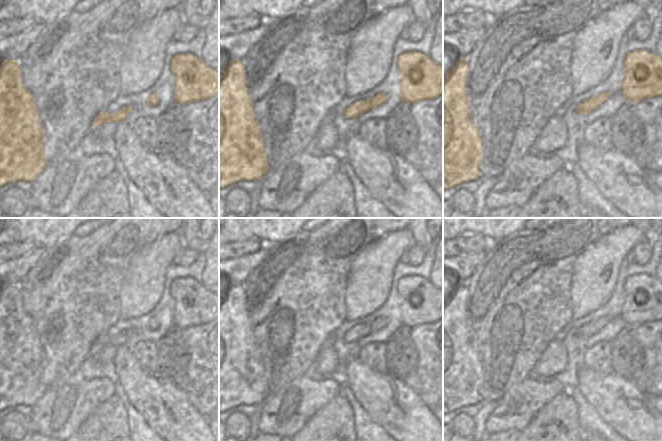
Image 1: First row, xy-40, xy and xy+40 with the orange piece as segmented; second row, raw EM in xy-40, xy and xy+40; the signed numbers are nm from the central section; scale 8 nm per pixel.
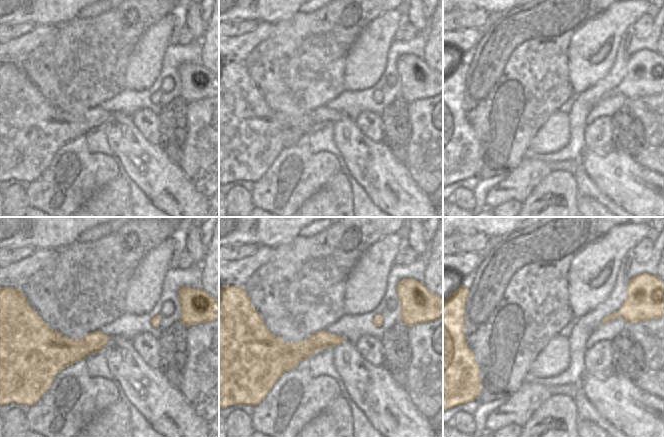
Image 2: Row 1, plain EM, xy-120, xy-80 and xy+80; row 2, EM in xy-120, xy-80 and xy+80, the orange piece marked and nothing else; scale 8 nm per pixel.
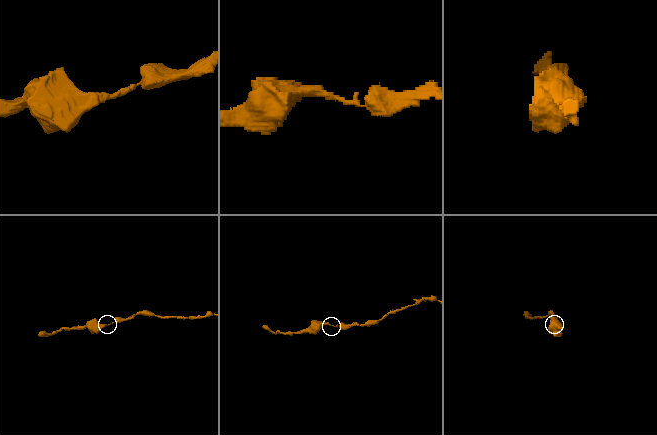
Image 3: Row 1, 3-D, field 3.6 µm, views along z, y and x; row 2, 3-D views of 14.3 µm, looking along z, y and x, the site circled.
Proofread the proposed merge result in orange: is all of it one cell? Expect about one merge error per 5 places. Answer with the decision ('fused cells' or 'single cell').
single cell

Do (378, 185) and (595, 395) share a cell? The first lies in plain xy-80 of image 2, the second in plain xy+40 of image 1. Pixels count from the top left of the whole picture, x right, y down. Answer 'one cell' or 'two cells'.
one cell

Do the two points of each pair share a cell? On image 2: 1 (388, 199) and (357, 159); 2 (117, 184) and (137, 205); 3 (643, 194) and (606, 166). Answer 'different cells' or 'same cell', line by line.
1: same cell
2: different cells
3: same cell

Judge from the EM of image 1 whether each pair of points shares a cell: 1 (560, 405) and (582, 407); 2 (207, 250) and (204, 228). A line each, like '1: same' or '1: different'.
1: different
2: different

